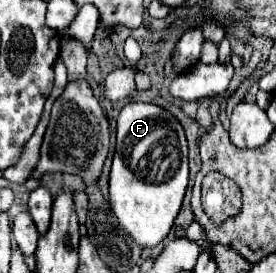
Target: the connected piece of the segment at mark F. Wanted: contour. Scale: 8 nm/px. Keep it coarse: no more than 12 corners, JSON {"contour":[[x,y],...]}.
{"contour":[[152,103],[118,115],[110,205],[162,243],[188,187],[188,147]]}

